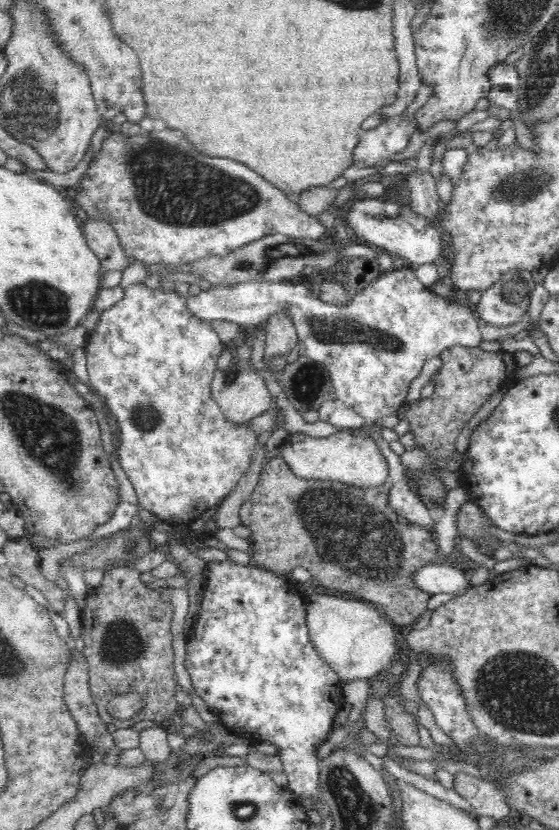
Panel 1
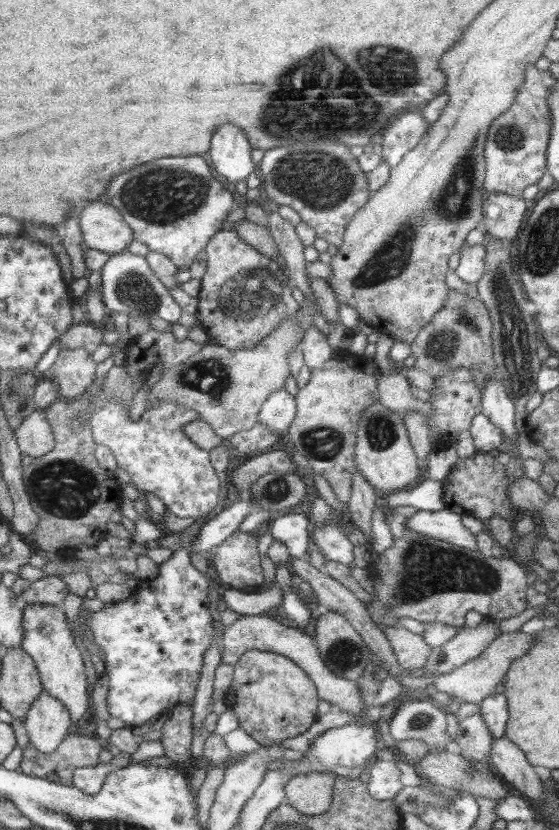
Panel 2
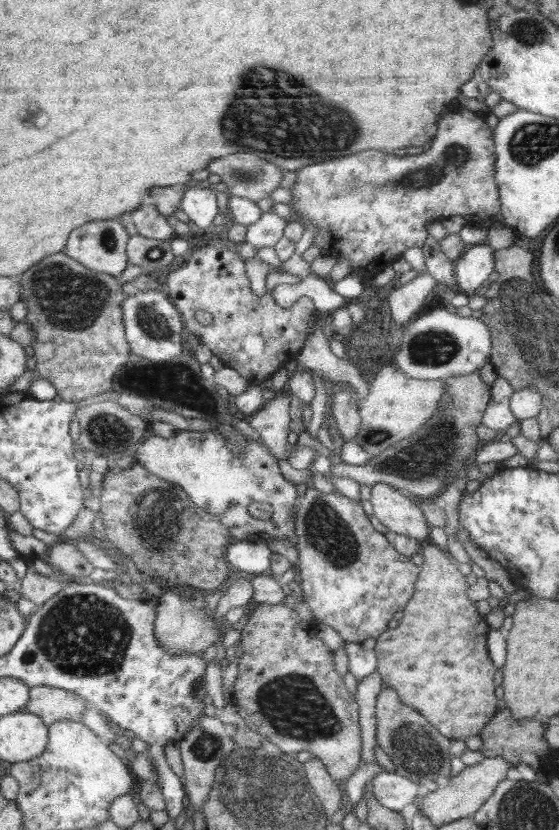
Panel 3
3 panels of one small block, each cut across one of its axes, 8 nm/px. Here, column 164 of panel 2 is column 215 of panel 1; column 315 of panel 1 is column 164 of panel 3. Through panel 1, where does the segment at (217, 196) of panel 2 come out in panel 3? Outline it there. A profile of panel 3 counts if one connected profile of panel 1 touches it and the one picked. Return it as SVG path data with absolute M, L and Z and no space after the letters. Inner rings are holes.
M146 202L131 211L133 223L137 228L137 234L156 240L168 240L174 238L174 228L170 226L166 217L154 205L154 202Z

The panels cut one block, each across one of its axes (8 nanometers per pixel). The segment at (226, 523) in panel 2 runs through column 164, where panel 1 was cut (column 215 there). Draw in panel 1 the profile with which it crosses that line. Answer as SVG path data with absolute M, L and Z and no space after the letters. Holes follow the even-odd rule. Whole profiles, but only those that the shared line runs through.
M212 561L204 566L207 569L205 576L205 591L200 602L198 620L194 624L194 630L190 634L186 643L185 667L191 677L196 693L212 708L214 714L218 714L220 723L232 732L242 737L252 739L254 742L267 742L279 747L279 758L283 763L283 771L288 776L290 793L301 800L302 798L321 798L319 790L319 766L320 761L317 757L317 747L326 740L326 736L333 732L334 722L338 709L344 704L345 697L342 693L343 683L336 672L326 663L322 657L316 653L316 649L309 637L309 630L306 626L307 603L302 593L297 589L296 582L290 582L287 578L280 577L272 571L261 569L254 564L240 565L234 561Z

